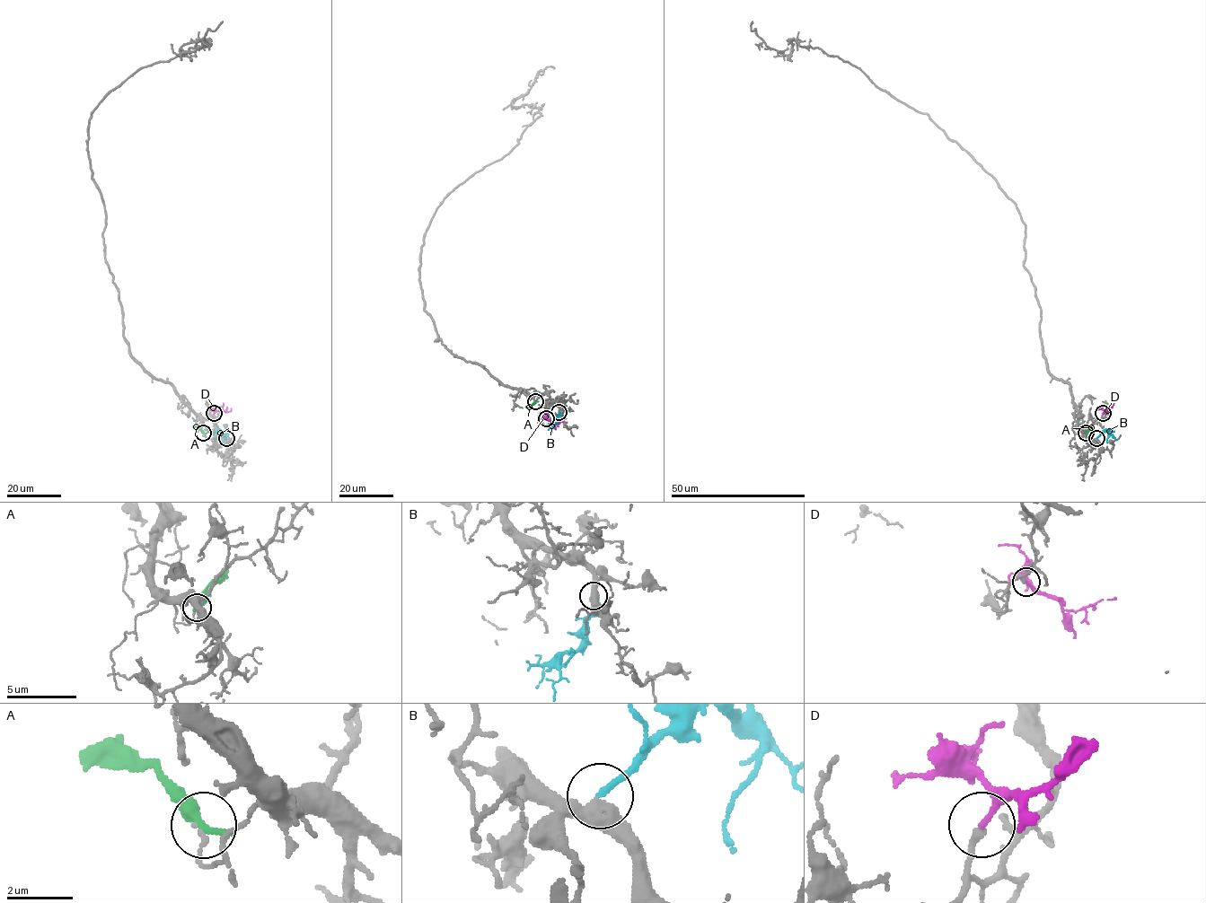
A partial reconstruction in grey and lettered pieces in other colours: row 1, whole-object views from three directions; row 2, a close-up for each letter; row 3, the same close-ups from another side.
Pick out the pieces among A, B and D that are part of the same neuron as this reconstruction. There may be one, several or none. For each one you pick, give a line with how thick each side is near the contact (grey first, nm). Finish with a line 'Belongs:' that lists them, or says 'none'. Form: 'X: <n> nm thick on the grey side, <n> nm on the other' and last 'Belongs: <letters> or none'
B: 480 nm thick on the grey side, 180 nm on the other
D: 240 nm thick on the grey side, 180 nm on the other
Belongs: B, D

